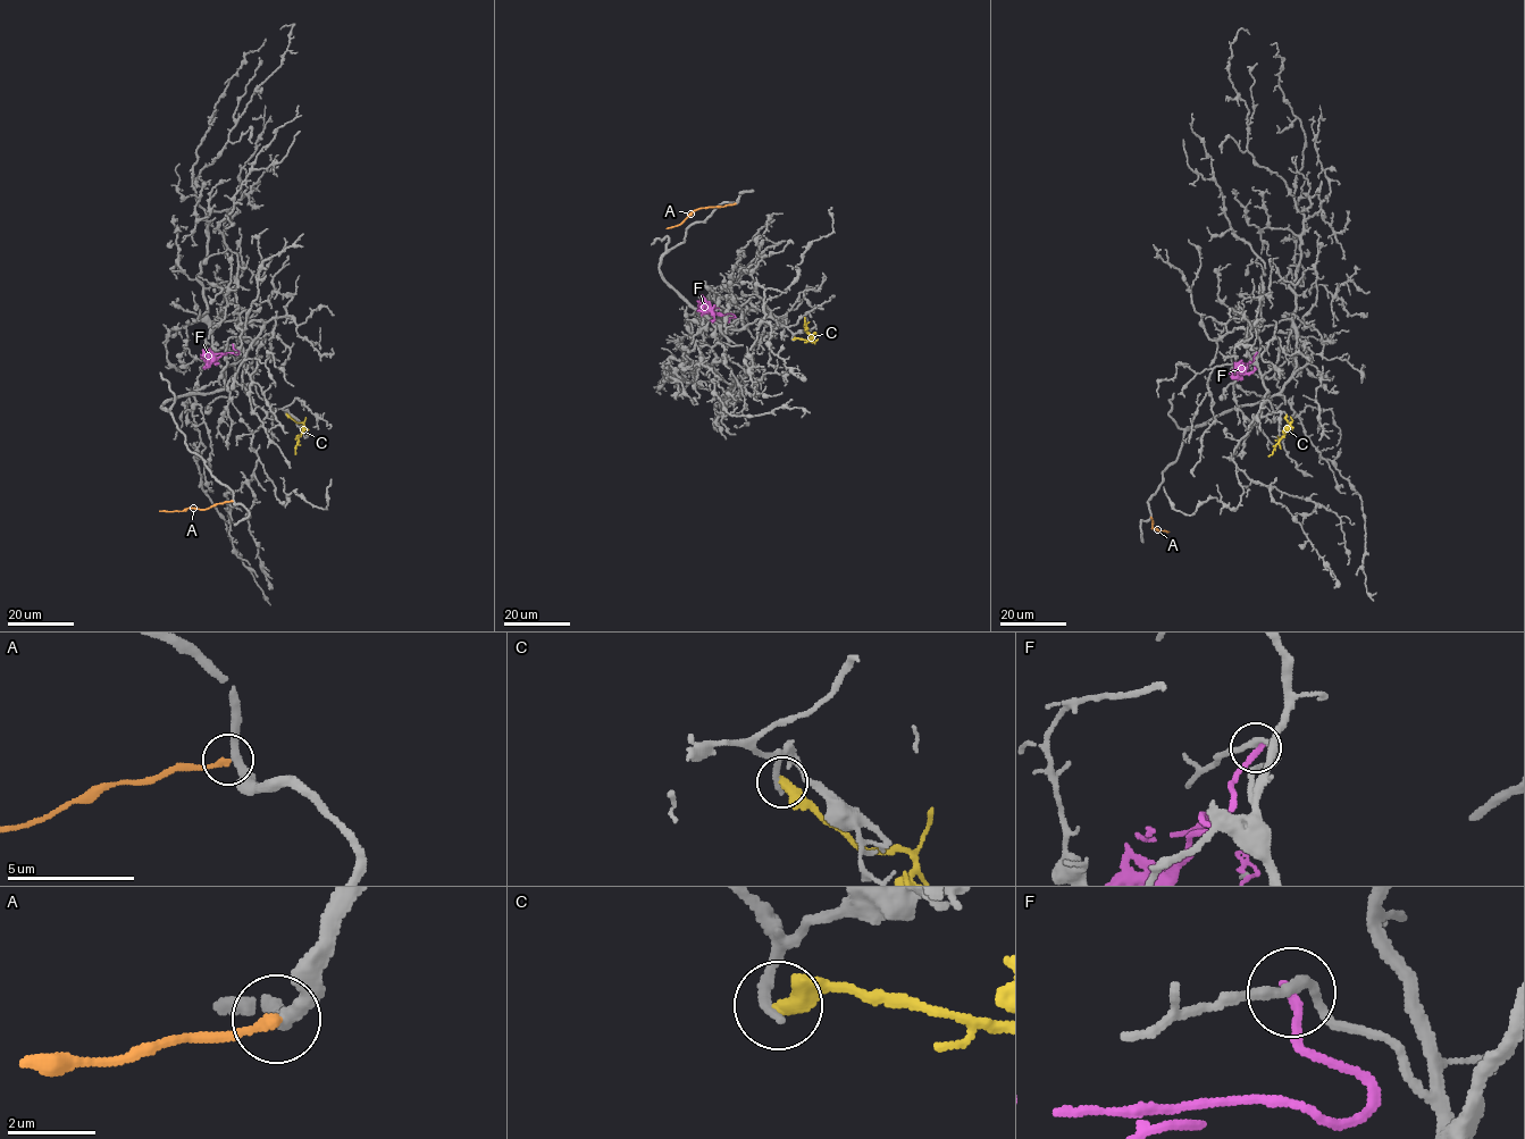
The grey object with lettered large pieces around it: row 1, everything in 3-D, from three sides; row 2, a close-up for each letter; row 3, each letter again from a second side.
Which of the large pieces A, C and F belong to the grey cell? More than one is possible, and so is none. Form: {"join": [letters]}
{"join": []}

